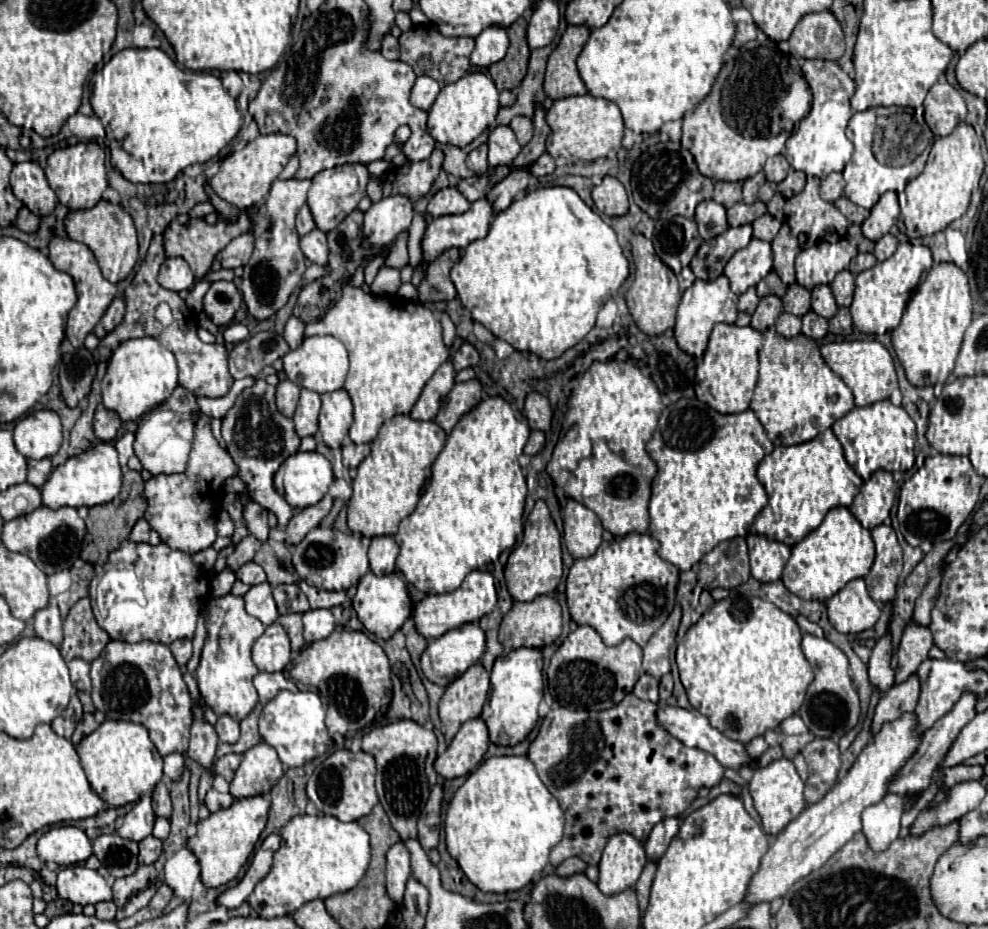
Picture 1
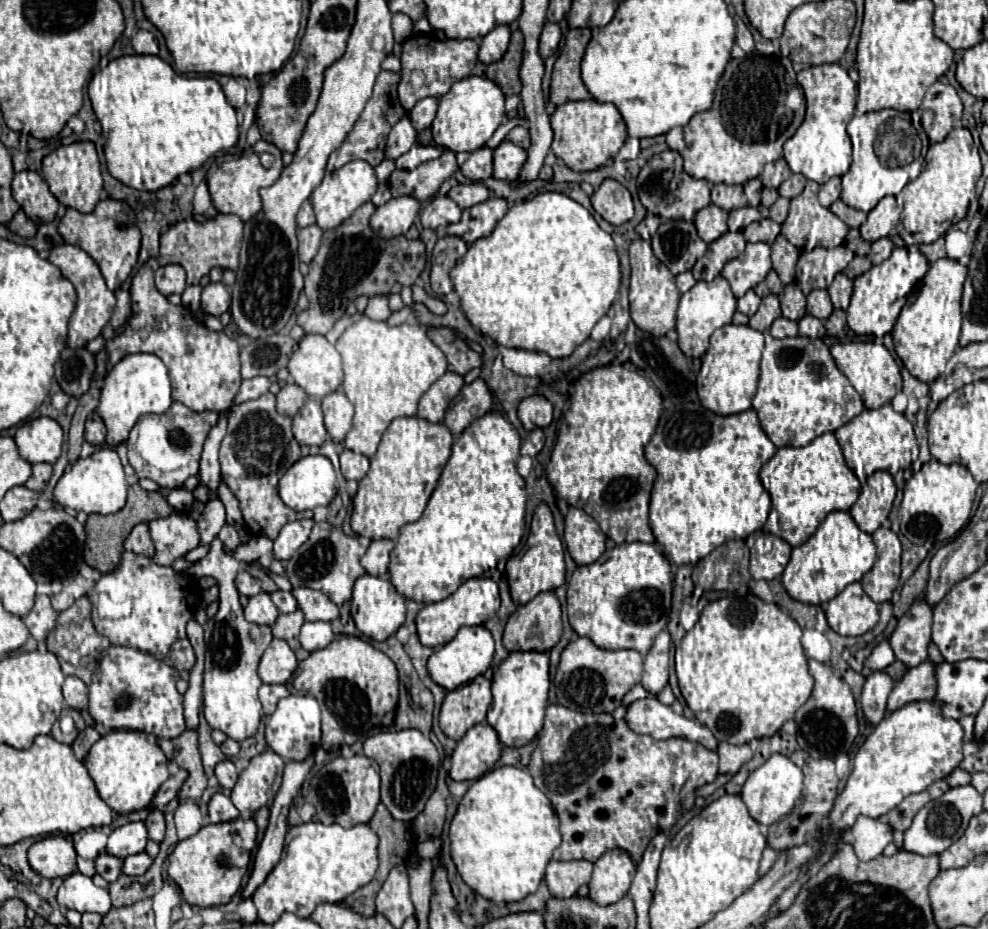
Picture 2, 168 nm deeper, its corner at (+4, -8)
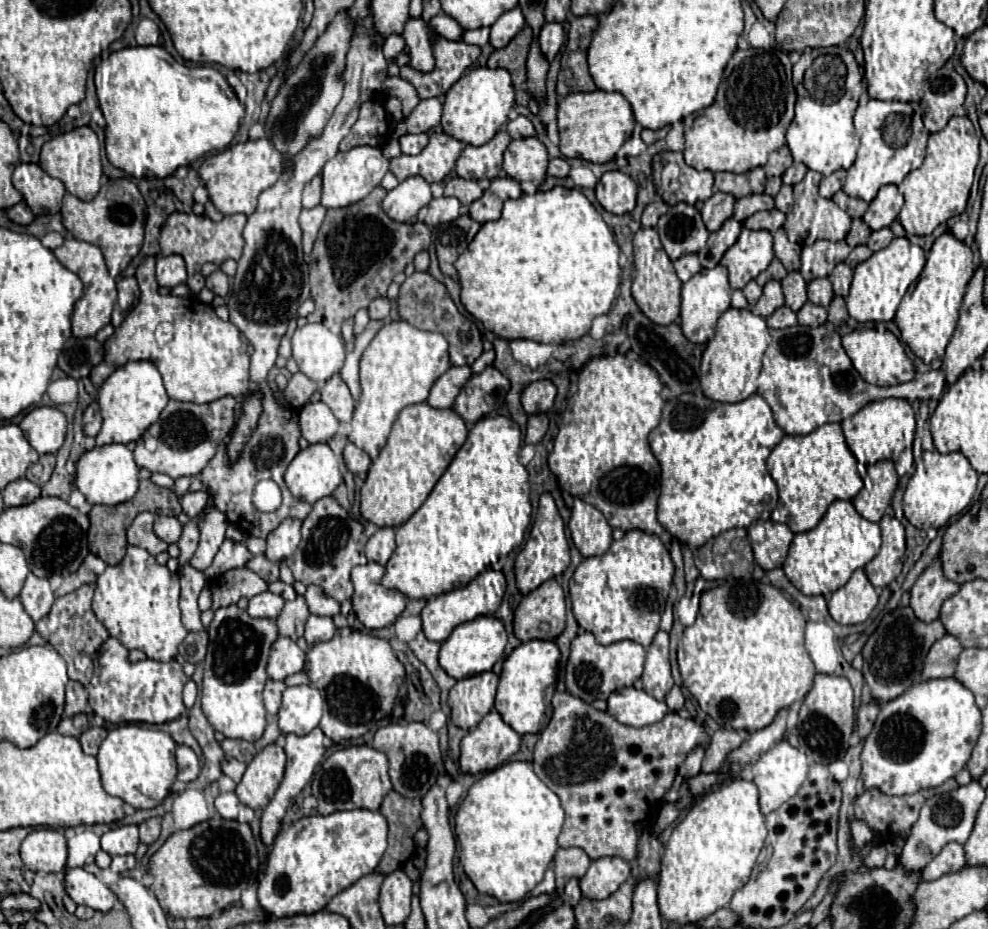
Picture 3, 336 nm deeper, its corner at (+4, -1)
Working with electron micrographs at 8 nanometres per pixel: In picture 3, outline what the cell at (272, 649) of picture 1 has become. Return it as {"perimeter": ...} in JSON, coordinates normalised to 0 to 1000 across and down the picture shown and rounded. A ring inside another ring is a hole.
{"perimeter":[[[281,686],[275,694],[273,712],[271,712],[271,727],[277,733],[287,733],[291,727],[308,722],[310,703],[291,686]]]}

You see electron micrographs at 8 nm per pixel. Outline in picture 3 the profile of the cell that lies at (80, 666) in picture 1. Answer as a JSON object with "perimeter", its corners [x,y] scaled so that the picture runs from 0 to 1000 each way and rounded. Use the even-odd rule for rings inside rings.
{"perimeter":[[[69,733],[67,737],[67,772],[75,772],[79,767],[85,767],[89,761],[89,746],[83,735]]]}

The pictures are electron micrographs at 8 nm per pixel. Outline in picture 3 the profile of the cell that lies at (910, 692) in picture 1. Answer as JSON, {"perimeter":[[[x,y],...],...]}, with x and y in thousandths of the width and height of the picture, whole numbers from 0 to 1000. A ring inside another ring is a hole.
{"perimeter":[[[955,684],[951,690],[947,690],[937,705],[937,716],[933,722],[933,731],[949,731],[949,729],[964,729],[970,705],[976,701],[974,692],[966,684]]]}

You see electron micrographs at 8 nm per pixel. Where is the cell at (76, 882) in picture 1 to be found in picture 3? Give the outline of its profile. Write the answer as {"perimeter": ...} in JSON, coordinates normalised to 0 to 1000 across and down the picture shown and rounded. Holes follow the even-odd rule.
{"perimeter":[[[83,933],[69,938],[67,959],[77,974],[93,976],[95,981],[111,981],[117,972],[117,963],[93,940],[87,940]]]}

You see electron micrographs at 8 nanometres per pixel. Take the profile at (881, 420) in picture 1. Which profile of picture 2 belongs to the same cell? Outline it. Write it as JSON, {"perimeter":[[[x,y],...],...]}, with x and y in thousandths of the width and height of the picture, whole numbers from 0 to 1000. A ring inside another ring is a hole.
{"perimeter":[[[895,435],[893,439],[887,441],[874,441],[864,452],[848,461],[844,467],[854,487],[856,502],[868,512],[870,521],[877,521],[877,515],[887,506],[897,506],[901,510],[907,510],[923,498],[923,476],[927,478],[924,459],[915,450],[915,446],[905,443],[901,435]]]}

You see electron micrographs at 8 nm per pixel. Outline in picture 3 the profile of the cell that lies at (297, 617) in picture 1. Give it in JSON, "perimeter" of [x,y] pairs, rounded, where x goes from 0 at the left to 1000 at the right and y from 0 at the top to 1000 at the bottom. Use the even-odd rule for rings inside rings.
{"perimeter":[[[302,640],[298,647],[289,647],[285,660],[281,662],[281,679],[285,686],[294,686],[296,690],[304,688],[308,684],[308,673],[314,664],[312,651],[306,640]]]}

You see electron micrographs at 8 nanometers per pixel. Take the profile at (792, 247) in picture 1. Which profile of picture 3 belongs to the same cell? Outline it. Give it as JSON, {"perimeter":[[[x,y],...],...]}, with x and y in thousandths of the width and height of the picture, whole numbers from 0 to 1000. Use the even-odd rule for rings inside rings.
{"perimeter":[[[787,247],[783,251],[783,270],[785,270],[785,277],[791,281],[791,285],[798,292],[810,290],[810,264],[800,262],[794,247]]]}

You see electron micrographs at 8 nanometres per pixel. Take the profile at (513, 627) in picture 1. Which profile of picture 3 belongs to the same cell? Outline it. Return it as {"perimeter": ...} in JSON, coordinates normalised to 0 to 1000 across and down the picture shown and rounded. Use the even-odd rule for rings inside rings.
{"perimeter":[[[557,623],[530,640],[520,660],[520,681],[526,690],[563,688],[573,673],[571,636]]]}

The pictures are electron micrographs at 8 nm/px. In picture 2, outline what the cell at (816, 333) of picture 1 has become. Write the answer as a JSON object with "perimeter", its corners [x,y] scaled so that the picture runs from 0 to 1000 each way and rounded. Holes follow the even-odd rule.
{"perimeter":[[[814,340],[808,349],[810,349],[810,362],[818,362],[818,364],[834,364],[836,362],[832,344],[828,344],[824,340]]]}

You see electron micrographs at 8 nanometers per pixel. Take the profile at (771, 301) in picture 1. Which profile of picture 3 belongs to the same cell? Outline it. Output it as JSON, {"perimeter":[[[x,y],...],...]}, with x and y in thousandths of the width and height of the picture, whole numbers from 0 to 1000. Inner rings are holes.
{"perimeter":[[[781,300],[773,307],[773,315],[767,322],[767,326],[761,330],[761,337],[767,337],[769,341],[779,341],[791,328],[794,328],[794,318],[789,311],[789,302]]]}

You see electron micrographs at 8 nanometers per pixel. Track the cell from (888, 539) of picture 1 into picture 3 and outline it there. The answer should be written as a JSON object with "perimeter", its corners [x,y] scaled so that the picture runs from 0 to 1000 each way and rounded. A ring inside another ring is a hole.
{"perimeter":[[[895,554],[891,559],[891,569],[893,569],[893,589],[889,597],[874,610],[874,615],[881,628],[893,634],[901,625],[905,625],[913,615],[917,578],[915,578],[915,565],[901,554]]]}

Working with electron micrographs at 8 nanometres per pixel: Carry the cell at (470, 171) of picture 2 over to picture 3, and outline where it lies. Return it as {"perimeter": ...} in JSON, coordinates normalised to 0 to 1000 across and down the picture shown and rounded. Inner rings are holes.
{"perimeter":[[[504,141],[500,145],[498,152],[494,152],[492,156],[480,158],[480,156],[472,156],[464,175],[462,175],[462,186],[468,193],[478,193],[478,195],[486,195],[486,193],[500,193],[508,186],[508,167],[516,154],[516,145],[512,141]]]}

